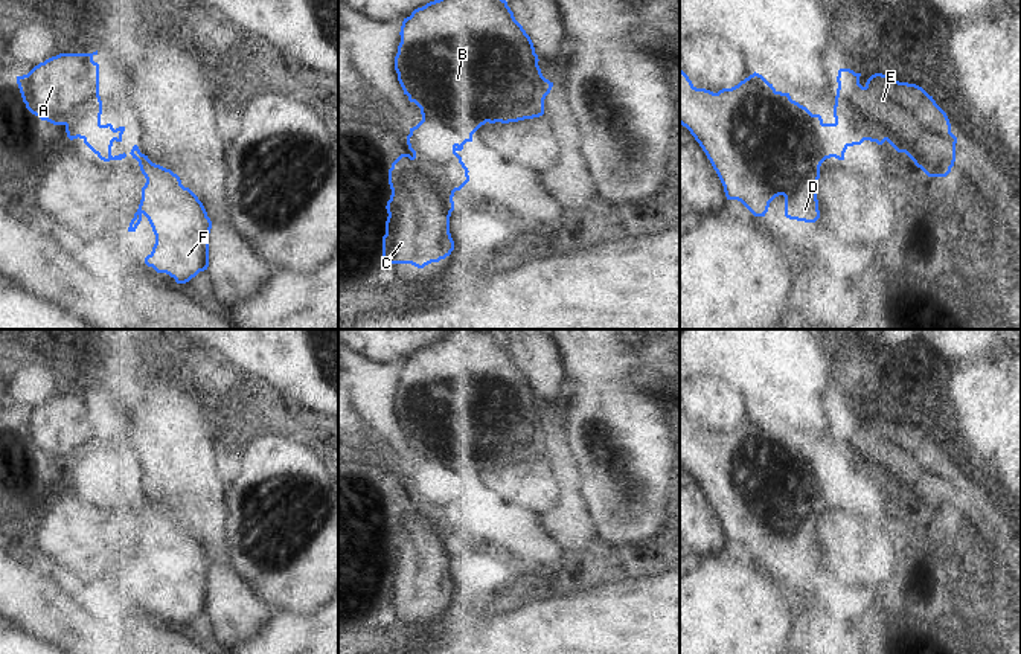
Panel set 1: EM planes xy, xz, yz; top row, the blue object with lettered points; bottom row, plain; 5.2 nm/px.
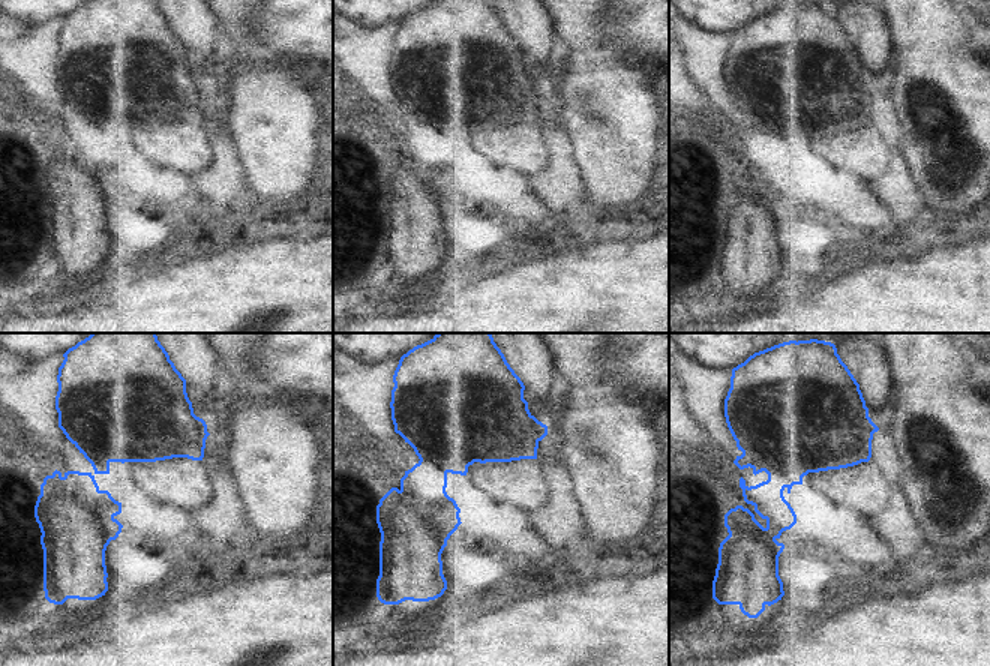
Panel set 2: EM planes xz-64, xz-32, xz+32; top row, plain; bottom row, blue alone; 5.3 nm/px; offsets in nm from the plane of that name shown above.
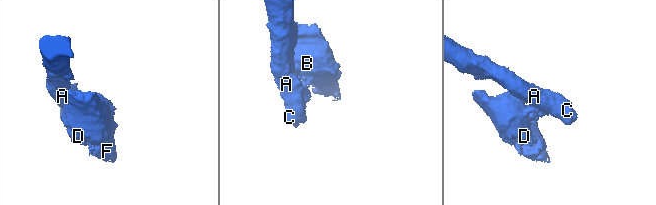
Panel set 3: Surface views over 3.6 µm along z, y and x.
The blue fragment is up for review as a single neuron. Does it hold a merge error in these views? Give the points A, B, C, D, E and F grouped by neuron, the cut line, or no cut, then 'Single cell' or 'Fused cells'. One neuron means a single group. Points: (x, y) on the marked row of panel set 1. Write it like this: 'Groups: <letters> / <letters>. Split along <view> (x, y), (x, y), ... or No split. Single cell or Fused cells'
Groups: A C E / B D F. Split along xz (410, 131), (428, 139), (436, 134), (445, 150), (454, 151). Fused cells.

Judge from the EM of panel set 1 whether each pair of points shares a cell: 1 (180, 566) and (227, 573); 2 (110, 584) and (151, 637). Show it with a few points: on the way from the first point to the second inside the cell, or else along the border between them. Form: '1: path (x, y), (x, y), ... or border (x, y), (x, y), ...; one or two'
1: border (212, 563), (208, 605); two
2: border (128, 610), (131, 613), (150, 613), (165, 625); two

